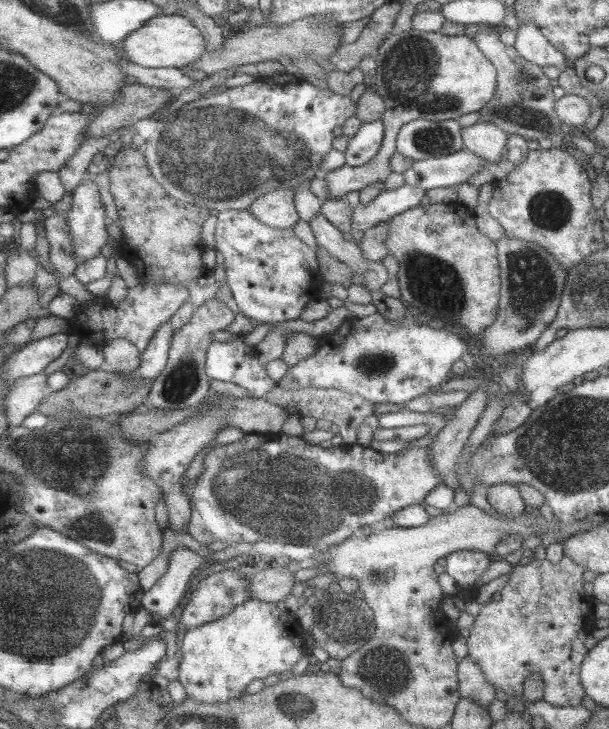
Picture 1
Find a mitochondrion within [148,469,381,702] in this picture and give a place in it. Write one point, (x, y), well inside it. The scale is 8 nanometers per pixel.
(343, 619)

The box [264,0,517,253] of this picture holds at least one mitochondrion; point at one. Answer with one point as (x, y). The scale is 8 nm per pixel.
(408, 69)

